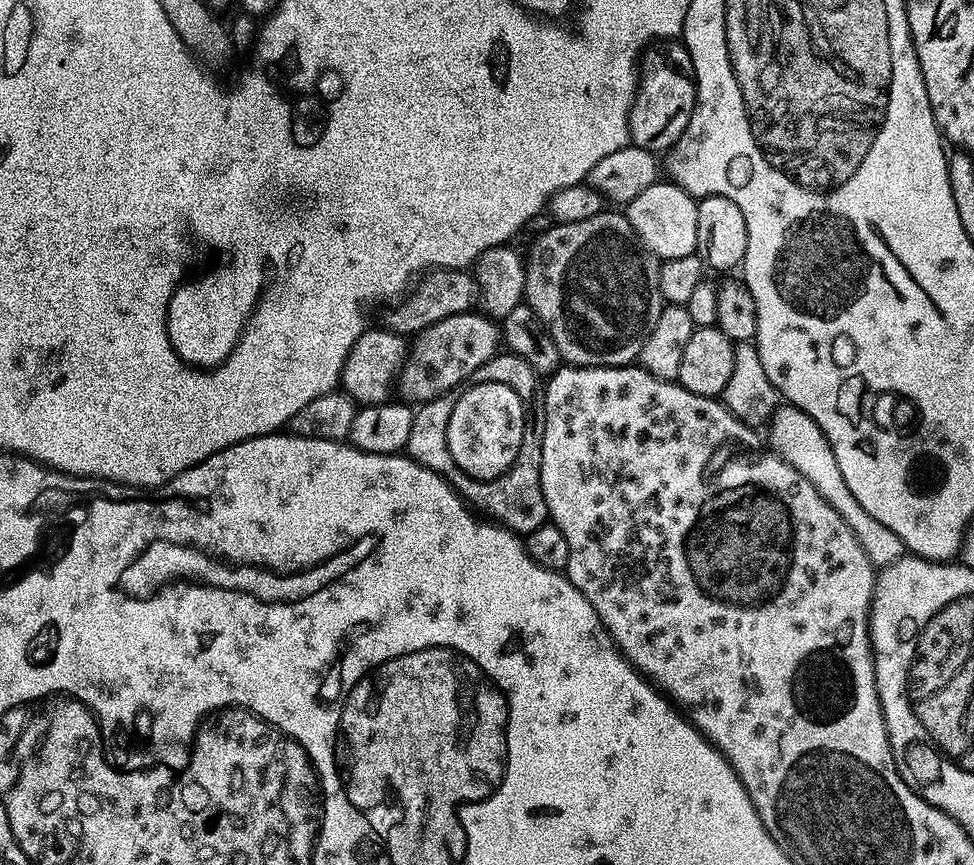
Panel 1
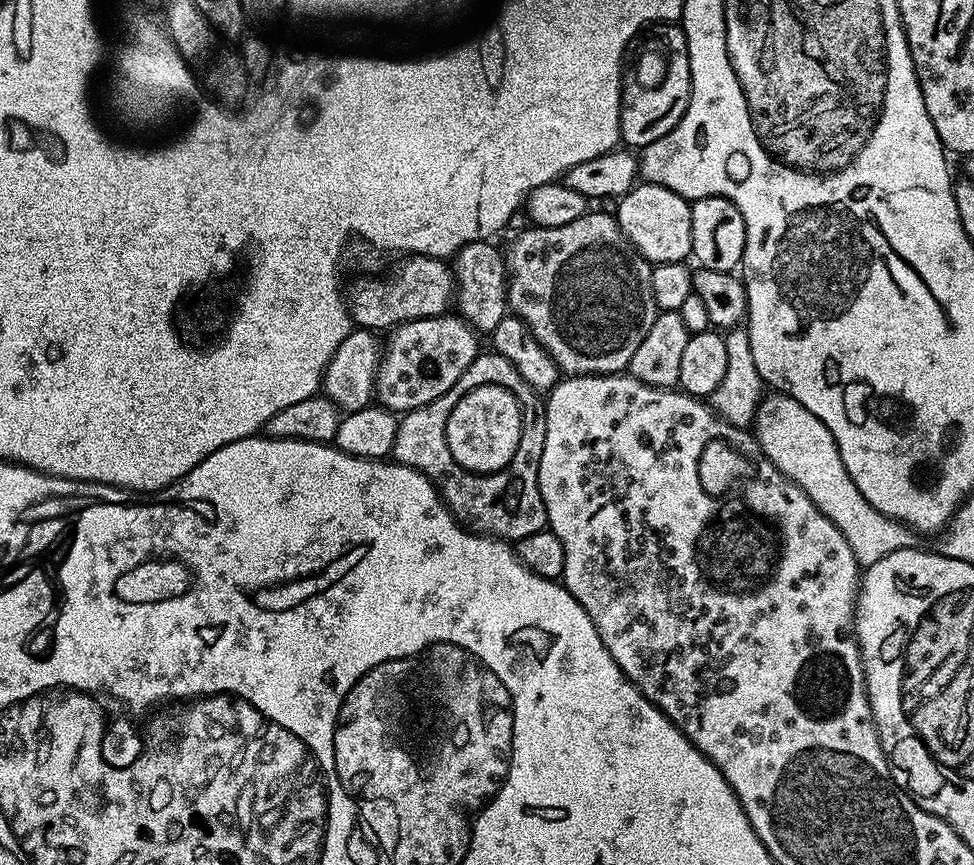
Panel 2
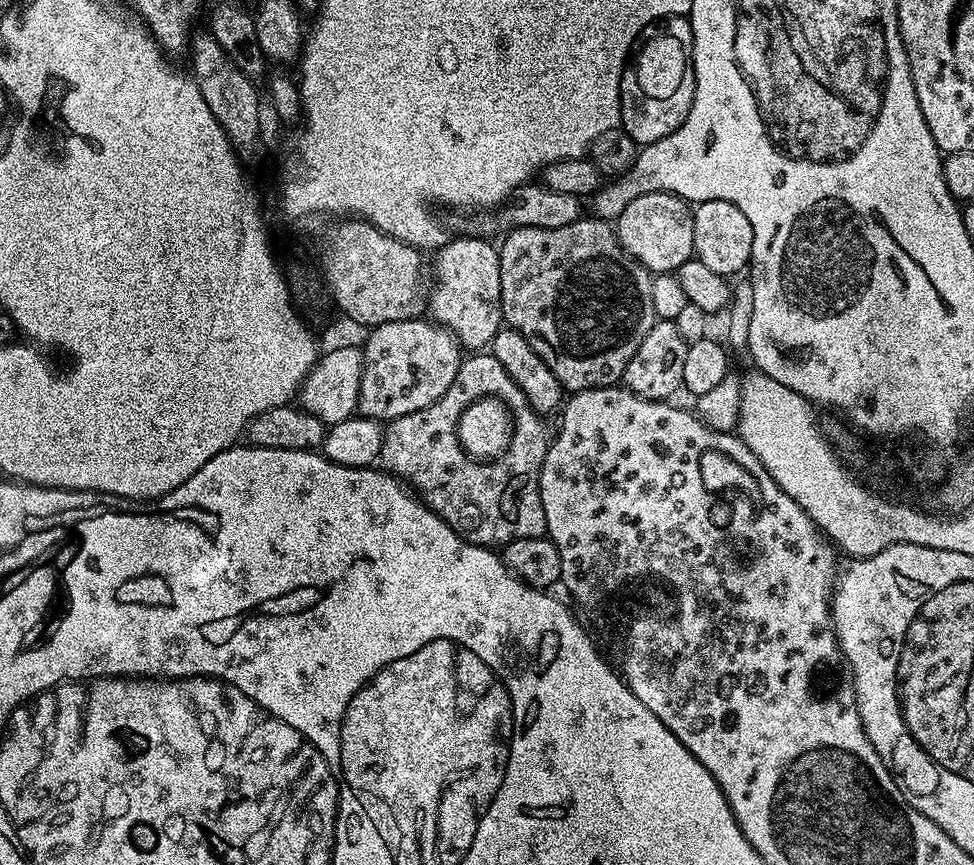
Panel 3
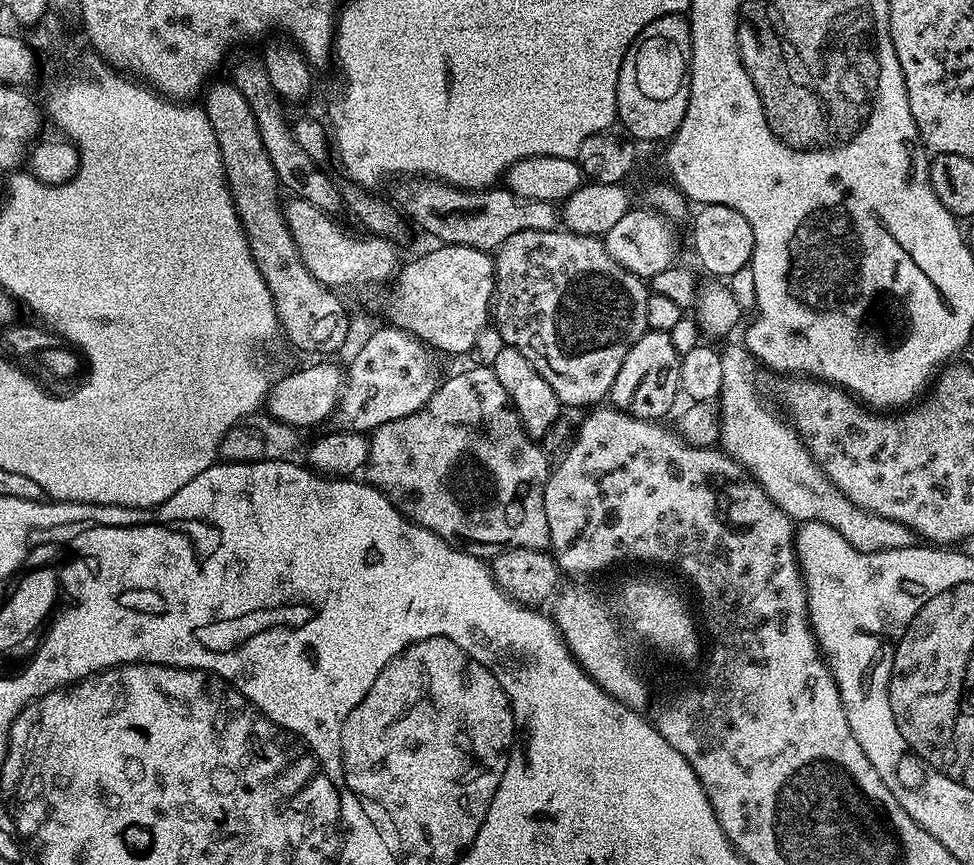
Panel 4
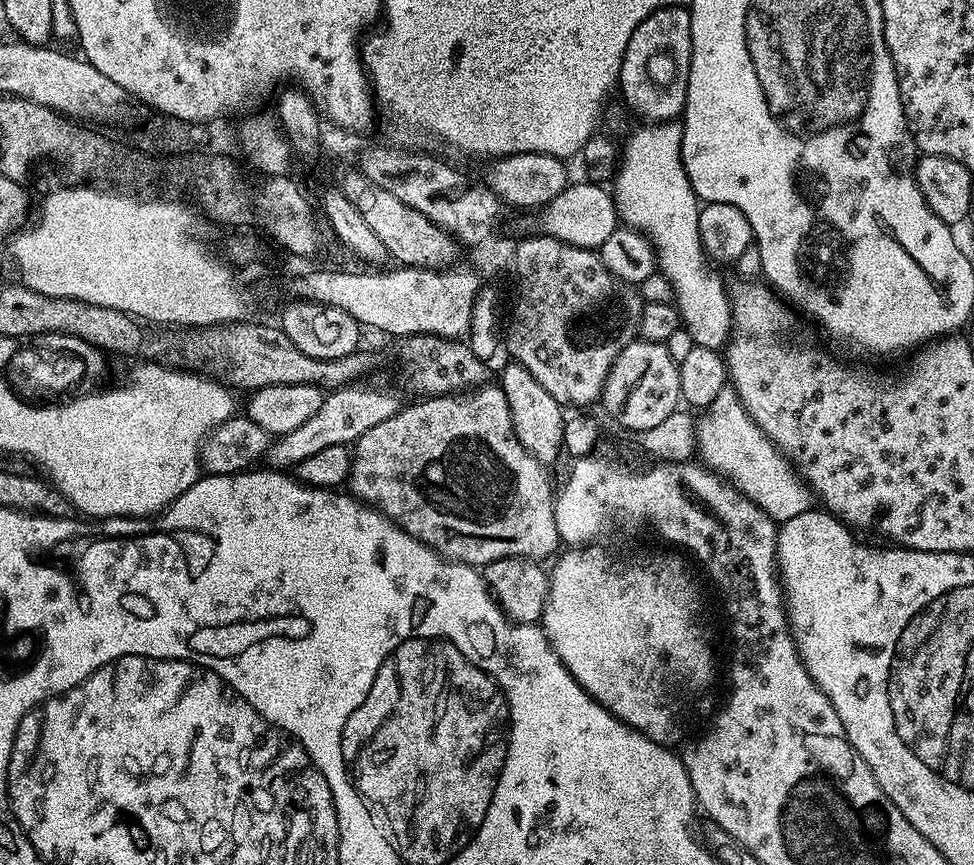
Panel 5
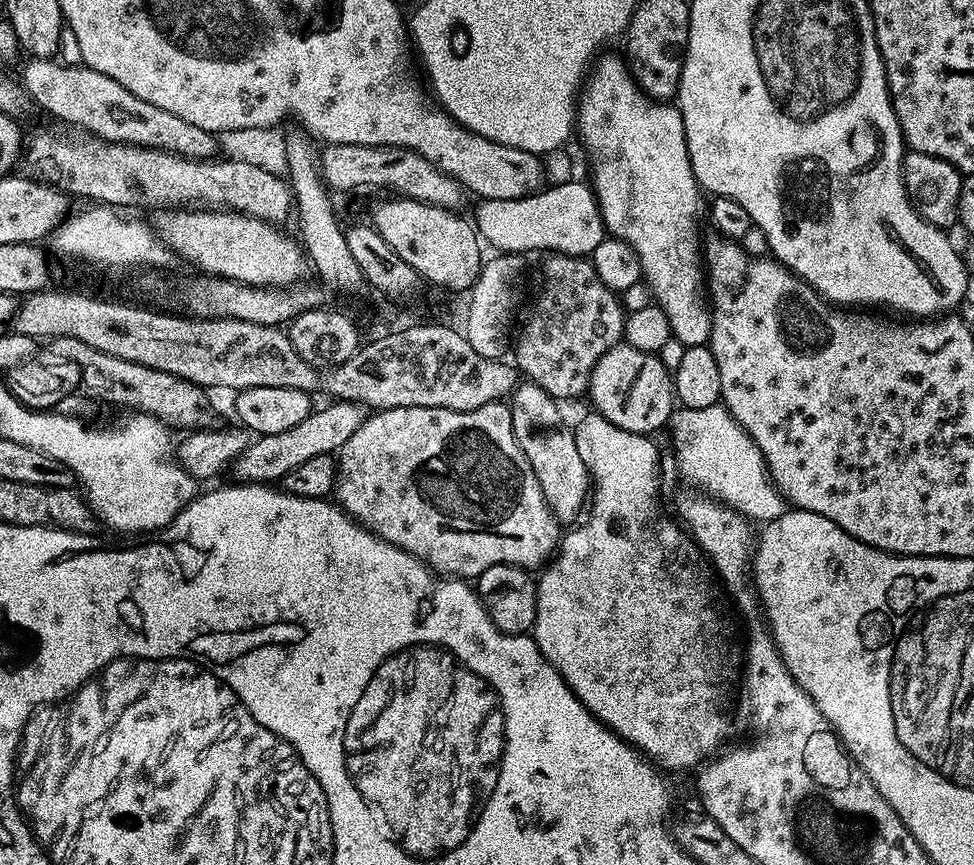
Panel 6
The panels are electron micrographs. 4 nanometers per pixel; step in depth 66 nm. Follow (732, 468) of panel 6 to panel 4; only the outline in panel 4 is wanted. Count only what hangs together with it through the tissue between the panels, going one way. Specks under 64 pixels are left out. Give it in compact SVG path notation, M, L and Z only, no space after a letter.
M743 343L728 344L722 348L723 355L726 357L726 363L722 370L722 390L718 397L720 413L720 439L719 447L733 456L740 465L748 471L748 474L766 490L766 494L777 506L782 509L794 522L803 522L806 520L817 520L826 522L826 526L834 526L850 546L854 546L863 552L885 552L886 550L898 550L899 548L911 548L917 543L918 537L902 522L894 522L882 518L873 512L867 512L858 507L850 498L846 498L840 493L830 481L826 474L814 462L814 458L808 453L808 447L804 445L799 434L791 423L782 421L776 417L776 412L760 397L760 392L756 389L756 384L752 381L753 357L748 355L748 349Z

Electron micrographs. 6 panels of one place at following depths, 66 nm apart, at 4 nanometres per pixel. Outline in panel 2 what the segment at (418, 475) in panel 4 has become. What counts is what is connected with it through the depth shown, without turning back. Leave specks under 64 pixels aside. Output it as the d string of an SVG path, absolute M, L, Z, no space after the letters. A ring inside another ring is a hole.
M488 350L477 356L474 362L470 362L466 374L462 374L462 378L458 378L458 382L454 382L454 386L450 386L442 398L415 408L412 412L403 413L399 421L391 455L399 463L409 464L411 468L423 472L436 485L441 497L461 521L481 533L508 542L521 540L526 538L526 534L543 532L548 528L548 511L538 486L538 466L542 462L542 446L546 446L546 418L542 400L536 389L528 387L522 374L503 354ZM483 384L497 384L509 388L516 395L523 408L523 428L513 460L497 472L476 475L454 460L450 446L447 445L447 419L460 398Z

